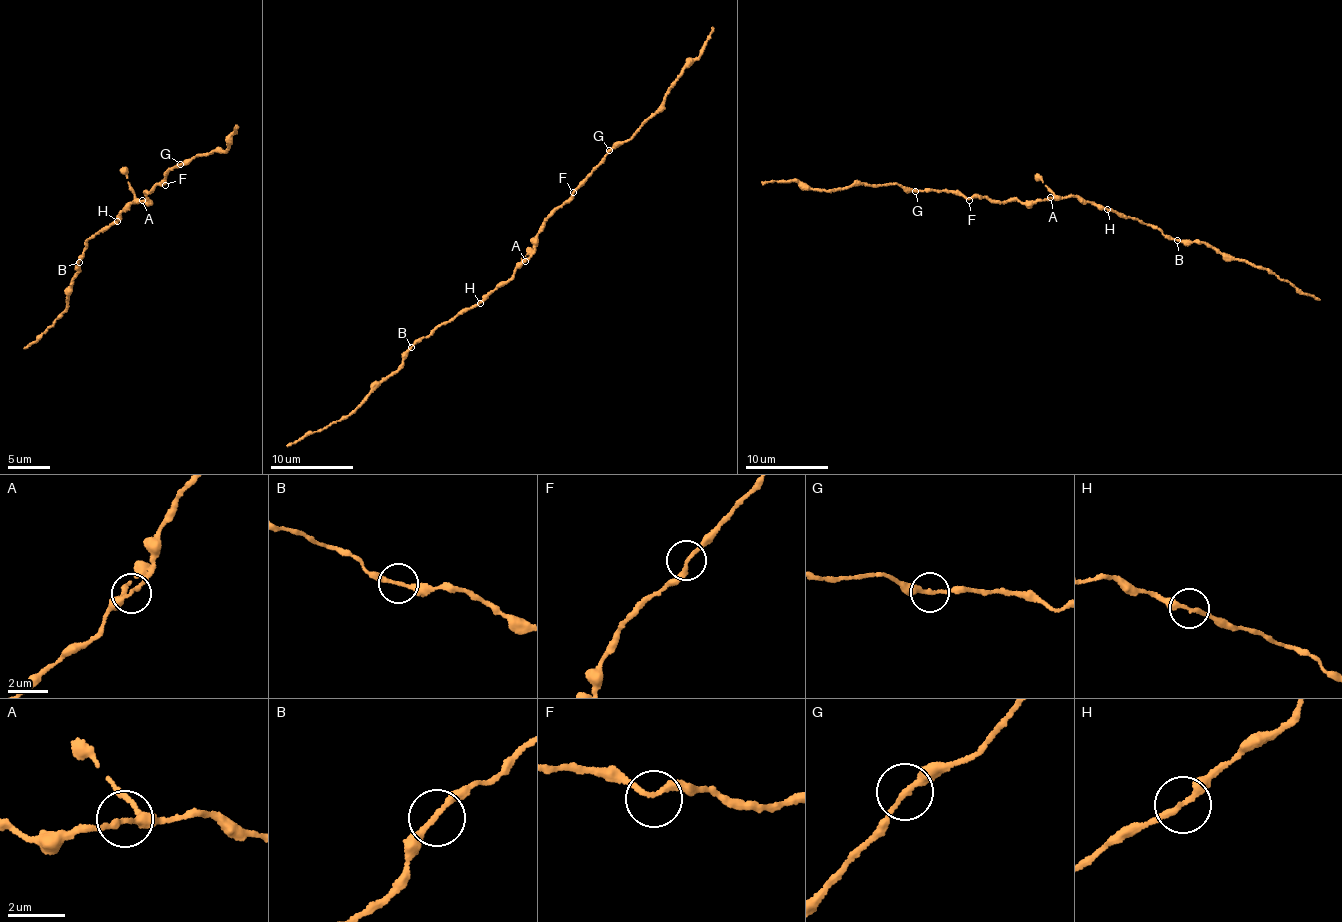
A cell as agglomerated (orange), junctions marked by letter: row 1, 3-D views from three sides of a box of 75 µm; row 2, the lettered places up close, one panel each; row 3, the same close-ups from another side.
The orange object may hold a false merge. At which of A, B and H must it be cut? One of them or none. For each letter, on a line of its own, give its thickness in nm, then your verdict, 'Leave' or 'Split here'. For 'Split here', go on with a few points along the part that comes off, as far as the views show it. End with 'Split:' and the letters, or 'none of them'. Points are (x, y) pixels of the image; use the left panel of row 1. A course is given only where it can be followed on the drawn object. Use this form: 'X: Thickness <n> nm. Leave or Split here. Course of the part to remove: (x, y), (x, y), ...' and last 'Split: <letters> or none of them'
A: Thickness 220 nm. Leave
B: Thickness 200 nm. Leave
H: Thickness 240 nm. Leave
Split: none of them

